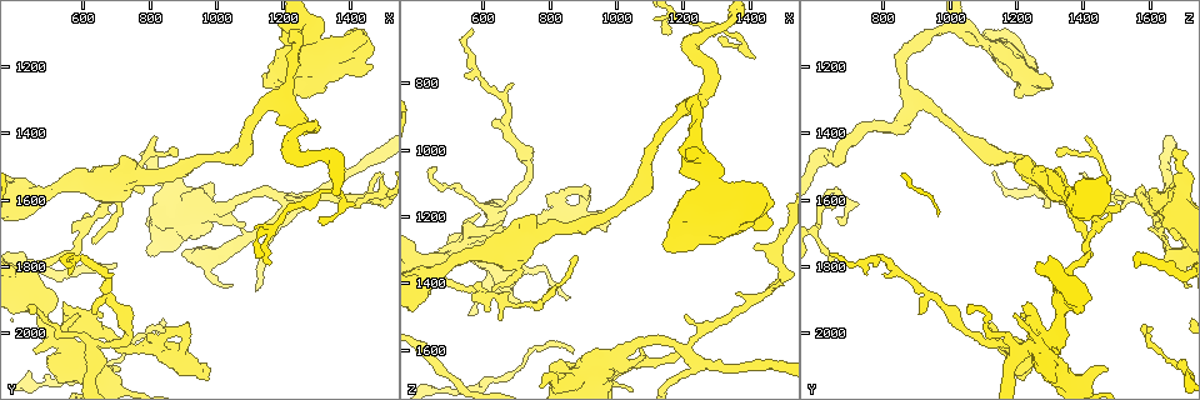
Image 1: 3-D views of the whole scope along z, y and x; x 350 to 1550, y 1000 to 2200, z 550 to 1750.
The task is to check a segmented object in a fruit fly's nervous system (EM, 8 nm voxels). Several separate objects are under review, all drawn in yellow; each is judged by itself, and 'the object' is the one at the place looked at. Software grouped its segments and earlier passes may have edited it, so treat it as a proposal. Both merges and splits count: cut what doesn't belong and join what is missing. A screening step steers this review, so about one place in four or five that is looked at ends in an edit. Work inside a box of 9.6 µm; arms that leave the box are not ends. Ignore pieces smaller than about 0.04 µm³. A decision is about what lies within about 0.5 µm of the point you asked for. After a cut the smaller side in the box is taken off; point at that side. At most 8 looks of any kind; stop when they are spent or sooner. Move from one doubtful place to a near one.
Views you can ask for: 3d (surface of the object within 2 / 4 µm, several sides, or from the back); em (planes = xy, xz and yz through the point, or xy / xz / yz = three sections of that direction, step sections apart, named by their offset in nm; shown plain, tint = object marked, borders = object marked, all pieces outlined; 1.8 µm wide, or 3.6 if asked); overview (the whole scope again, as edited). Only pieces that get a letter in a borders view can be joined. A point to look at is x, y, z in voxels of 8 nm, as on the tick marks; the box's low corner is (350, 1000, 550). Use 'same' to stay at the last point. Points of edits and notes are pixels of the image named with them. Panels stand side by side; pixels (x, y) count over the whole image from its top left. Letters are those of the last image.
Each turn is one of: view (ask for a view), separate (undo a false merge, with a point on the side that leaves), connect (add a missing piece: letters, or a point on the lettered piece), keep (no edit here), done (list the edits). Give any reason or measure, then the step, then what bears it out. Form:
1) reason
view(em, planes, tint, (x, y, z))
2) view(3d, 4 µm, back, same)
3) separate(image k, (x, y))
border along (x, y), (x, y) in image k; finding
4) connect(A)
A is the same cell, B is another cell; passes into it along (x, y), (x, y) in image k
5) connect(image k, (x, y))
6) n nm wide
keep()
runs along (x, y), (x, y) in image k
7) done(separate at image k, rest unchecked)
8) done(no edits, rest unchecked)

an open end
view(em, planes, borders, (1170, 1160, 1180))

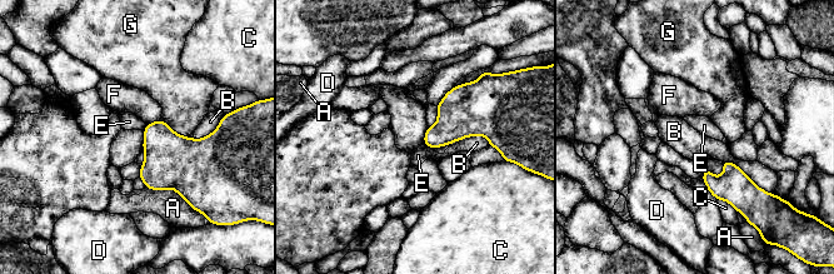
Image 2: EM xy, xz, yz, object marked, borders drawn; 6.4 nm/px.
keep()
A, B, C, D, E, F and G are other cells; border along (722, 160), (732, 160), (764, 190) in image 2; none of them fits

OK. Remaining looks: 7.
four arms meet
view(em, planes, borders, (1210, 1600, 1600))

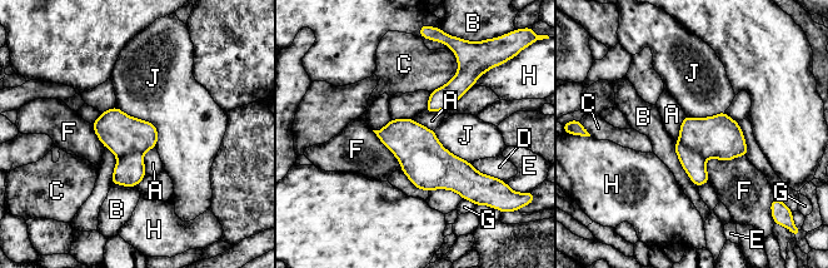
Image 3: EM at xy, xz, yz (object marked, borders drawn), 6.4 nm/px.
separate(image 3, (694, 165))
A, B, C, D, E, F, G, H and J are other cells; two neurons meet here

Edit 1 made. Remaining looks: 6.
view(3d, 4 µm, back, (630, 1720, 1420))

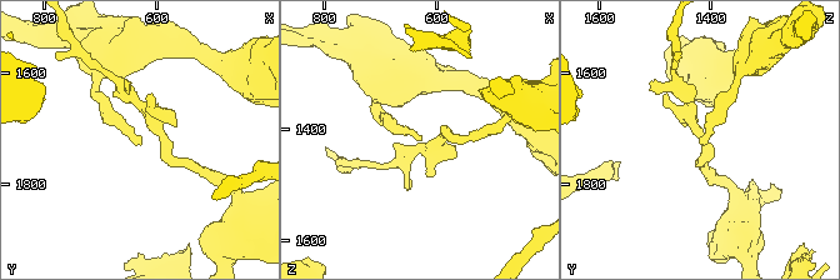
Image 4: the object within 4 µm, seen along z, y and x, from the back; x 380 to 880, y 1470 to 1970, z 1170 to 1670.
view(em, planes, borders, (635, 1720, 1420))

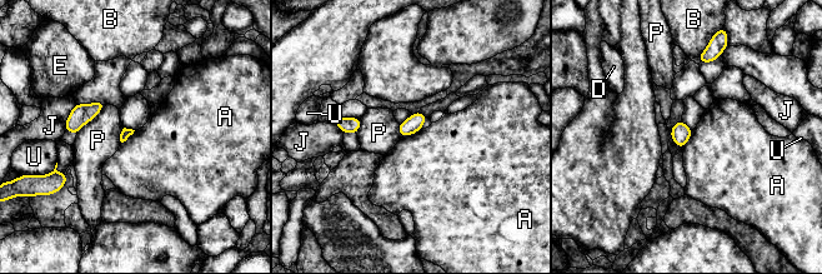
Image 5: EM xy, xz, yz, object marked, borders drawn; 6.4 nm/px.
keep()
A, B, D, E, J, P and U are other cells; border along (421, 128), (402, 138) in image 5; no lettered piece goes on from it

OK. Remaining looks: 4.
done(separate at image 3, rest unchecked)

